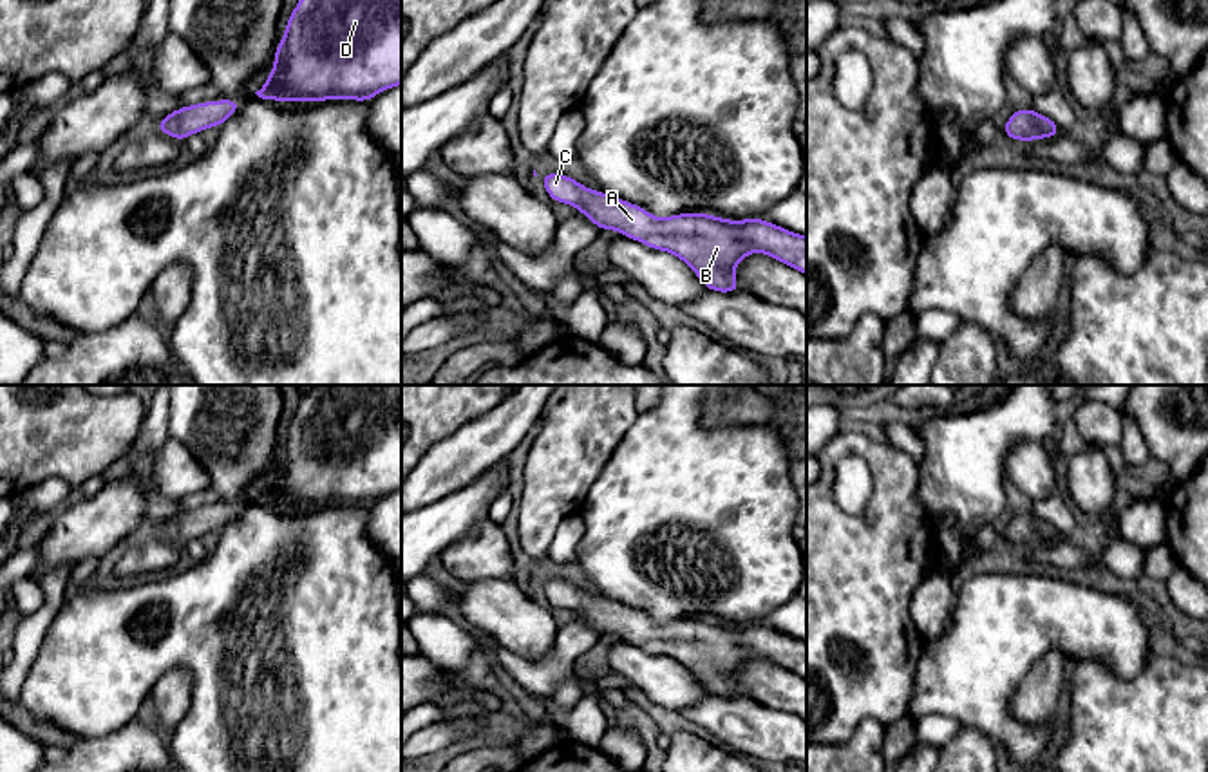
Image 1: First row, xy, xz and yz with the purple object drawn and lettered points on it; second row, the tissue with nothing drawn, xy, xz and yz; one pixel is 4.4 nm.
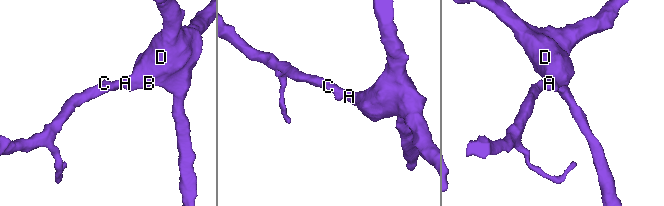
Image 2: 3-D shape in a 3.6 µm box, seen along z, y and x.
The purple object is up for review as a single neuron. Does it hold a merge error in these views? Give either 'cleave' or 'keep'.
keep

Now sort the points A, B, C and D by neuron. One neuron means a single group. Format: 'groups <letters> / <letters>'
groups A B C D

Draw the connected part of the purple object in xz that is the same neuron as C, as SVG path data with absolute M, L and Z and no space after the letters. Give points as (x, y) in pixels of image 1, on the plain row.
M564 579L539 584L553 607L575 611L599 635L615 635L647 653L673 658L709 696L741 696L734 673L750 658L767 658L807 682L807 642L761 622L731 626L711 618L676 618L660 624Z

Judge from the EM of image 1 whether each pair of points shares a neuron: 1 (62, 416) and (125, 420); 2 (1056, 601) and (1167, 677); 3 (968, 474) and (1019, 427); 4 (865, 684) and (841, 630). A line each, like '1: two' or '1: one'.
1: one
2: two
3: one
4: one

